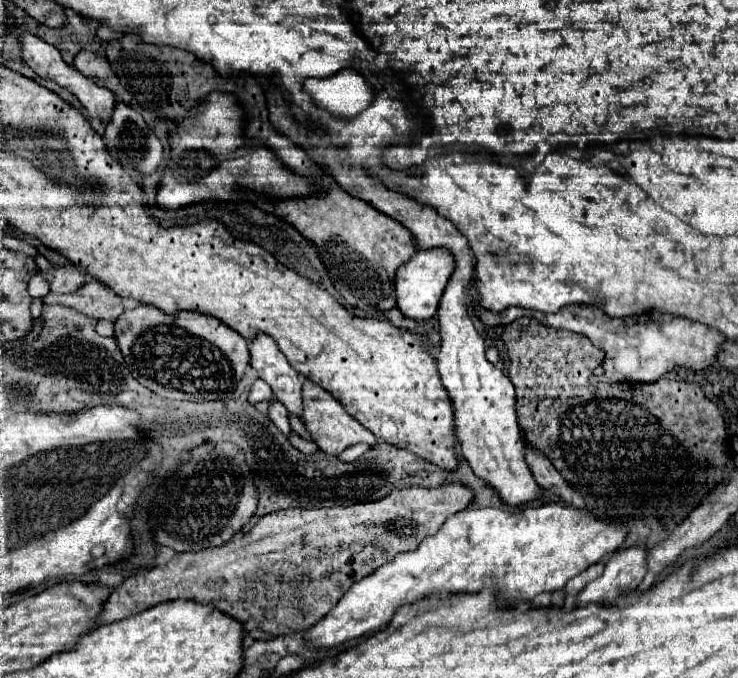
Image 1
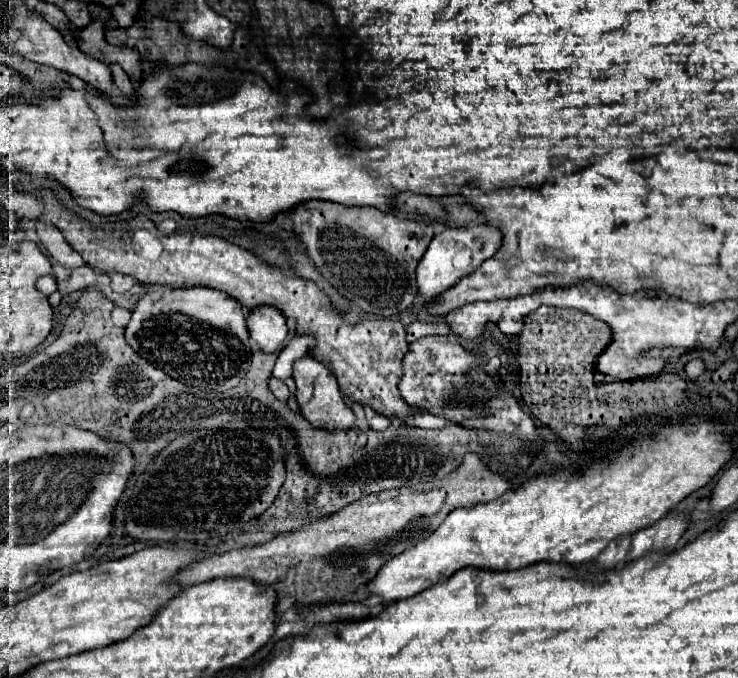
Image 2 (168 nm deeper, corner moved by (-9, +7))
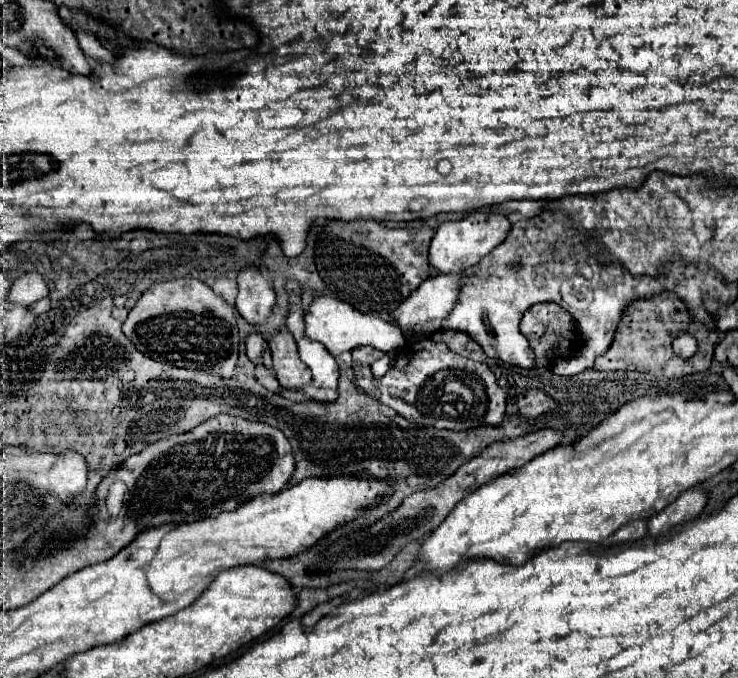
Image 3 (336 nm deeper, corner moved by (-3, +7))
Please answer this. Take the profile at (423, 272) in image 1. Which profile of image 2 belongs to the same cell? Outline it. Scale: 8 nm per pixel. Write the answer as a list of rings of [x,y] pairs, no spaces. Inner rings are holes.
[[[478,224],[468,228],[444,228],[434,234],[424,258],[418,264],[416,280],[418,290],[426,298],[436,298],[440,292],[454,286],[462,276],[470,274],[472,268],[478,268],[484,260],[492,258],[502,244],[502,232],[490,224]]]

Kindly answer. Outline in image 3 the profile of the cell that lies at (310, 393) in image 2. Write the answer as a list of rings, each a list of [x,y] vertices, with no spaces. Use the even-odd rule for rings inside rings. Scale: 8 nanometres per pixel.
[[[286,328],[270,338],[270,350],[272,350],[272,358],[274,358],[276,378],[284,388],[298,390],[312,382],[312,372],[300,360],[296,342]]]

